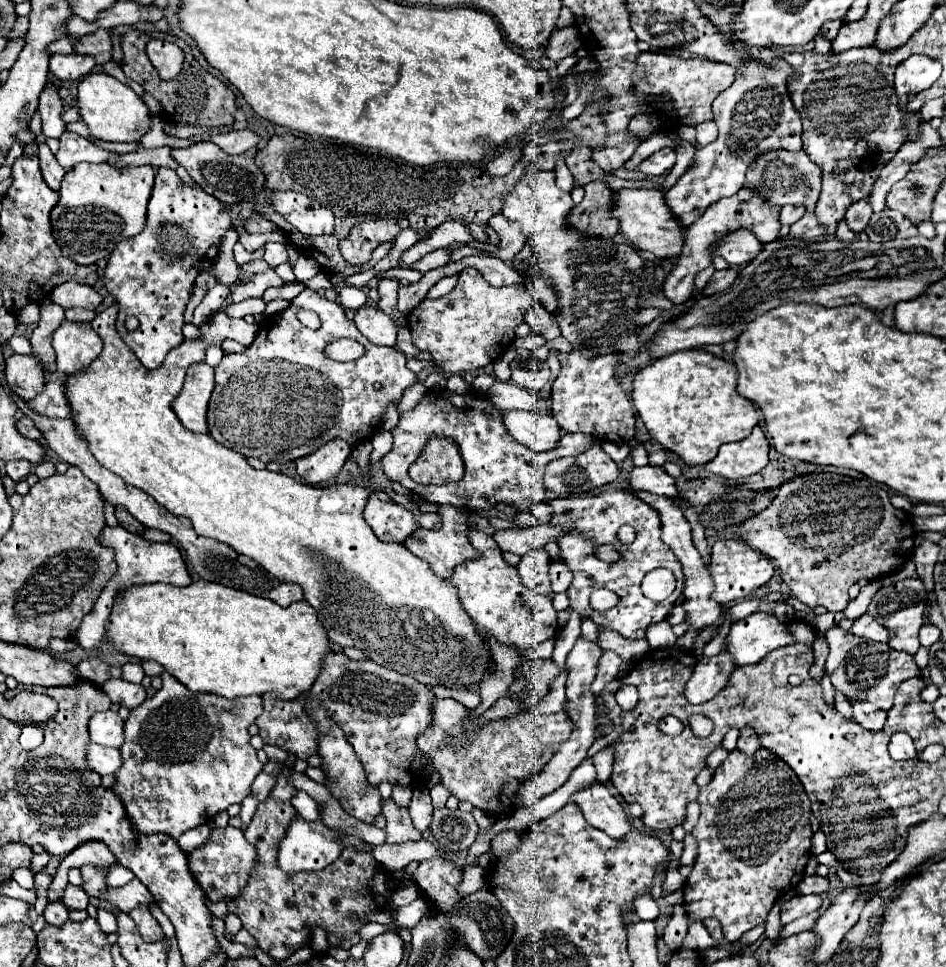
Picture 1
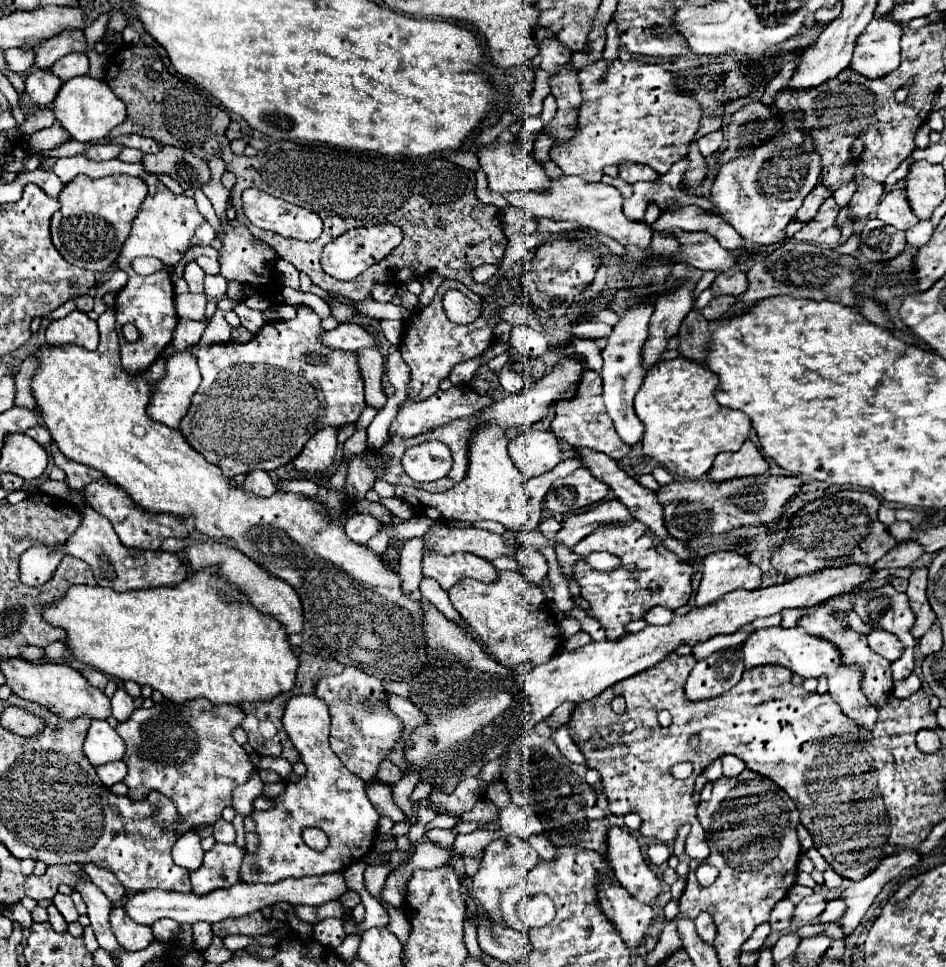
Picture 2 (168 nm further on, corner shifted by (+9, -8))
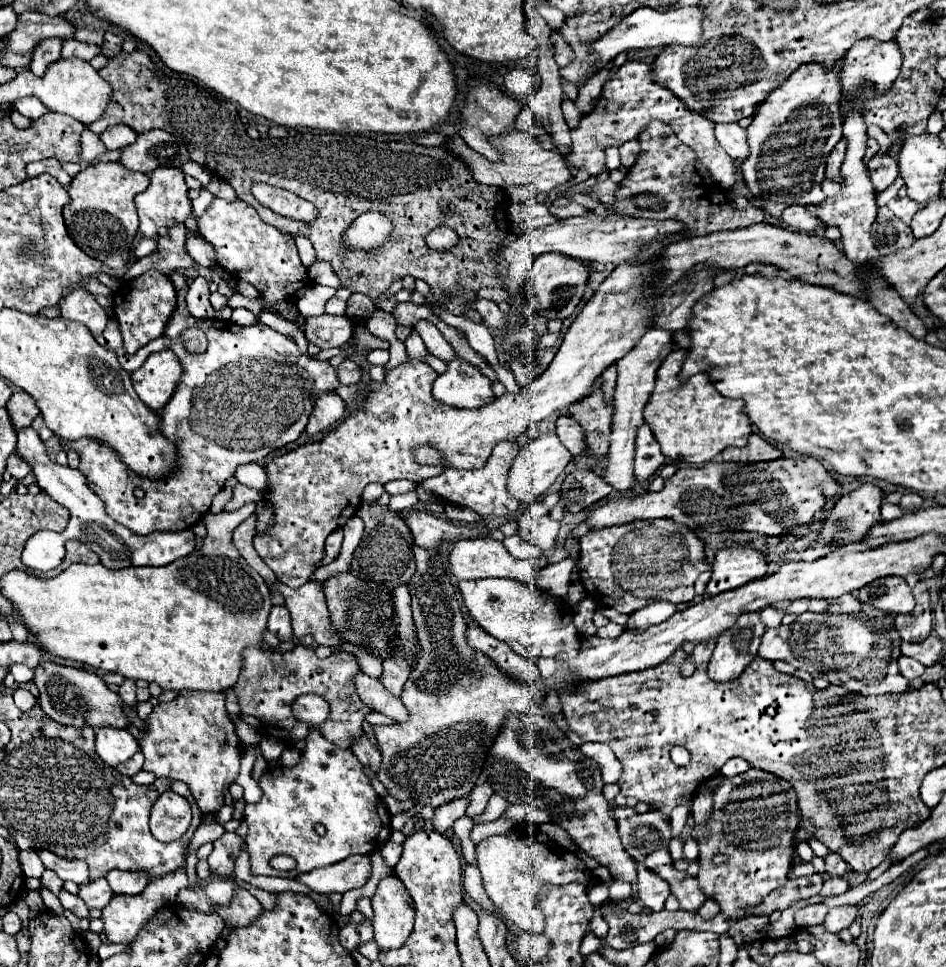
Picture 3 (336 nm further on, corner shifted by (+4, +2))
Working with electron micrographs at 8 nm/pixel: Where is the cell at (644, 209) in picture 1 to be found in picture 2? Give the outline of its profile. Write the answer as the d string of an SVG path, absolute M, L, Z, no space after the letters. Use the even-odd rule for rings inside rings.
M561 175L557 179L551 179L549 193L529 193L529 191L517 191L503 195L513 207L521 207L535 217L547 217L553 221L571 221L575 225L589 227L601 235L609 235L617 239L623 247L637 245L637 247L649 247L651 245L651 227L645 223L629 221L621 211L621 193L605 183L587 183L581 181L581 177L569 177Z

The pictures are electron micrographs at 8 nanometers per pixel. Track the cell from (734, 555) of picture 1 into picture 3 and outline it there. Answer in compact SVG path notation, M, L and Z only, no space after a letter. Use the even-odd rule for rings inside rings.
M728 547L714 555L712 577L706 585L706 595L718 595L736 589L750 579L760 579L768 573L766 557L752 547Z

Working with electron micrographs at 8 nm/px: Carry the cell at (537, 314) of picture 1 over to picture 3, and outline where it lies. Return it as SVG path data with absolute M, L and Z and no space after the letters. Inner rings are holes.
M496 287L496 289L484 289L484 291L478 291L478 297L484 297L484 299L490 299L494 303L508 303L510 301L510 295L508 291L504 291L502 287Z

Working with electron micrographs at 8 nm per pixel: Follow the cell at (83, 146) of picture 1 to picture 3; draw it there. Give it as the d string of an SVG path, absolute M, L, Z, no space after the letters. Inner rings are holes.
M114 125L114 127L108 127L100 139L102 143L106 145L106 149L122 149L122 147L128 147L130 143L136 141L136 131L130 129L128 125Z

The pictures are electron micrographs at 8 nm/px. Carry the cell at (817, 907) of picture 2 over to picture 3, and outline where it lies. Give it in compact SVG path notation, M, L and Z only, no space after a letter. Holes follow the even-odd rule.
M830 877L824 881L824 887L820 891L822 897L832 897L832 895L842 895L848 891L848 883L842 877Z

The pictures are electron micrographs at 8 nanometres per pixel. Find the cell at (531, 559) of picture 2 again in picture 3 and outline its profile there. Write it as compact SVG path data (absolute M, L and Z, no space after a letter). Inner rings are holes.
M538 503L530 505L517 520L518 535L522 535L528 543L538 547L544 555L550 555L550 551L556 545L558 535L558 521L550 521L548 511Z

